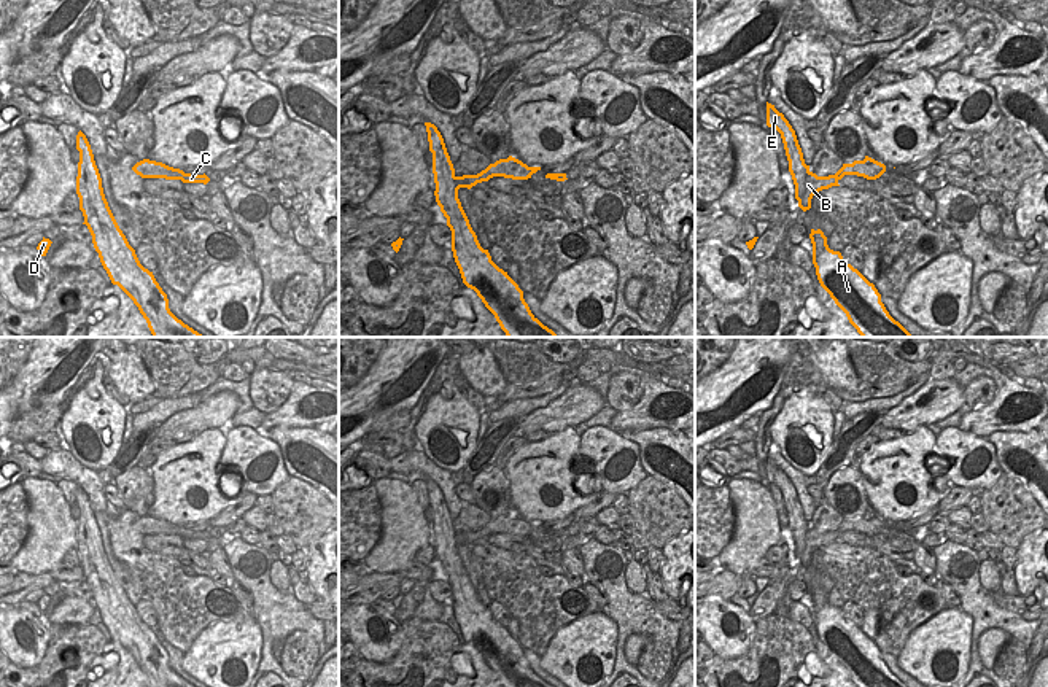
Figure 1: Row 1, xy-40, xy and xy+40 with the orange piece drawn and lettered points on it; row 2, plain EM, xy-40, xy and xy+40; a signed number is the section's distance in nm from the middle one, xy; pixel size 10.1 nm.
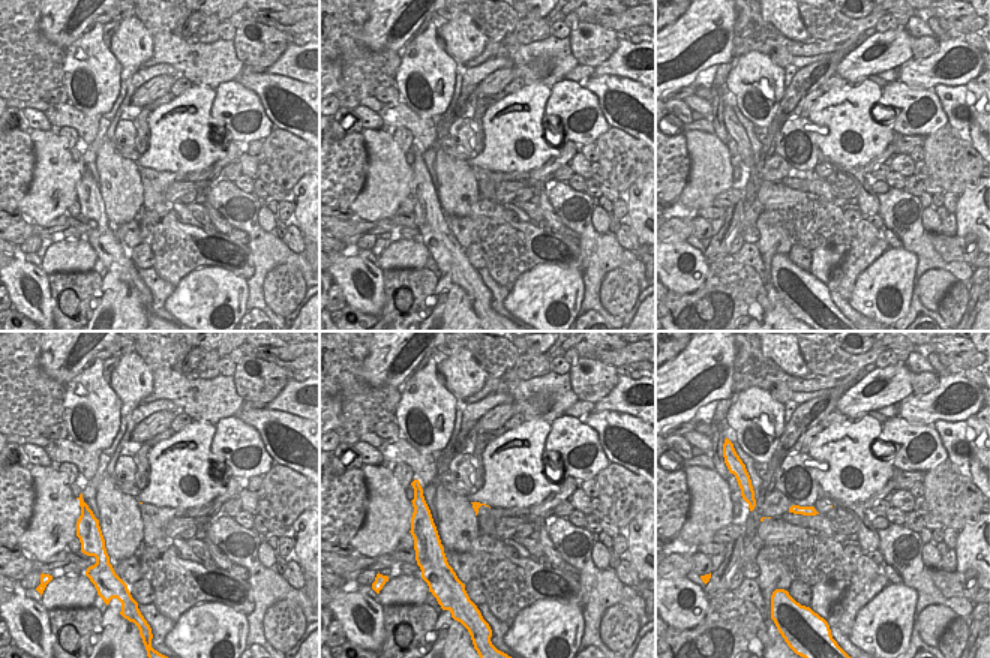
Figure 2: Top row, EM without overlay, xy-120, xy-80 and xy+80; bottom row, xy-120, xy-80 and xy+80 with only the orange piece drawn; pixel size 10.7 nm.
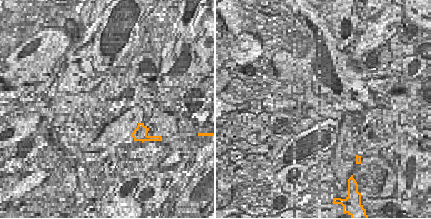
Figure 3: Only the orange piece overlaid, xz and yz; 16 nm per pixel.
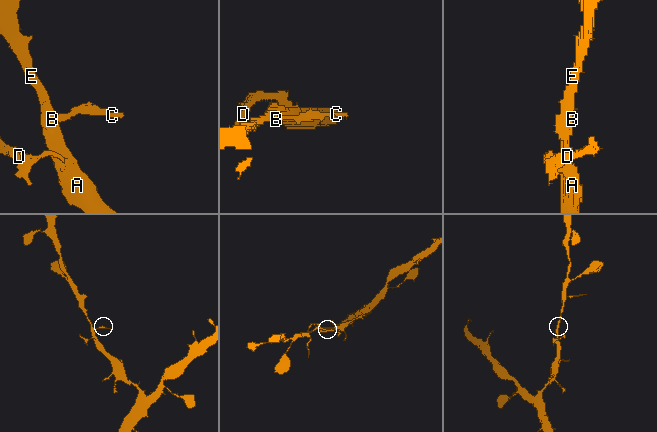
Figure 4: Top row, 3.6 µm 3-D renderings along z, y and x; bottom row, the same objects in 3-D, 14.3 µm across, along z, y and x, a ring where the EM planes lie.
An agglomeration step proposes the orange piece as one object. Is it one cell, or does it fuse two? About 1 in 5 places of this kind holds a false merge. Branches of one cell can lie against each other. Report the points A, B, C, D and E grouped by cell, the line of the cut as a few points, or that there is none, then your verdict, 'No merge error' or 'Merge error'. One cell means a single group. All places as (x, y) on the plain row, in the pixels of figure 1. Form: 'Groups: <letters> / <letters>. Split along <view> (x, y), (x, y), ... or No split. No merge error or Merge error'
Groups: A B C D E. No split. No merge error.

